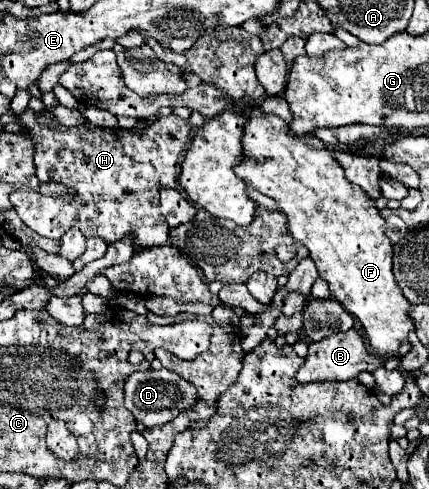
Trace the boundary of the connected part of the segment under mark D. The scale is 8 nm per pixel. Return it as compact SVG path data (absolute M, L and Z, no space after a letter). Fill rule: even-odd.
M148 369L148 371L140 371L140 373L132 373L126 379L126 407L128 411L134 415L136 423L142 423L146 427L162 427L168 421L172 421L178 413L194 407L198 403L198 395L196 389L192 387L192 383L188 383L186 379L182 379L180 375L176 375L170 369Z

